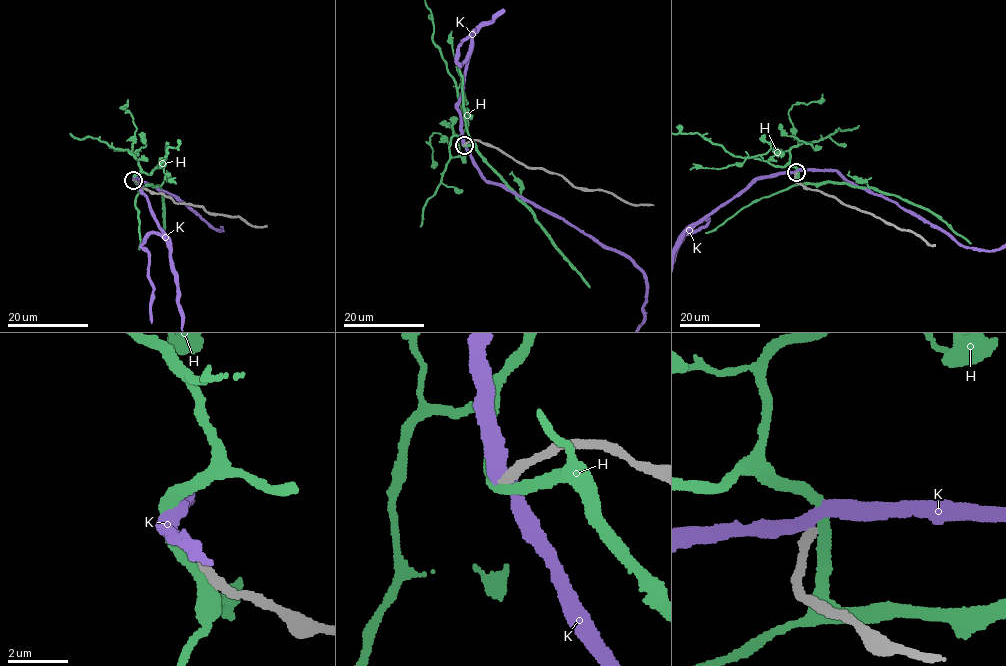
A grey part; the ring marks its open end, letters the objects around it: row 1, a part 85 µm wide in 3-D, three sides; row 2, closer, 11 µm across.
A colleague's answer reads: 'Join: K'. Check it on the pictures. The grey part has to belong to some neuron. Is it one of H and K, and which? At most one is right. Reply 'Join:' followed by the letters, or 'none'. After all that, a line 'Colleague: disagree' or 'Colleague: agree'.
Join: none
Colleague: disagree

